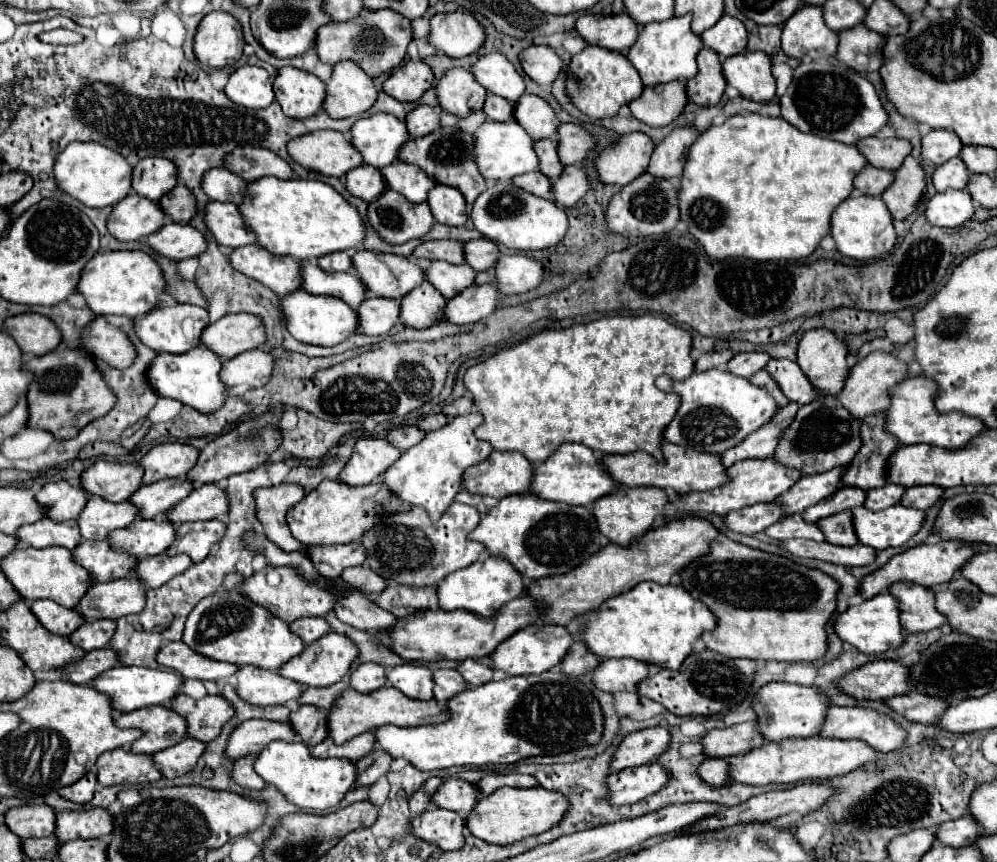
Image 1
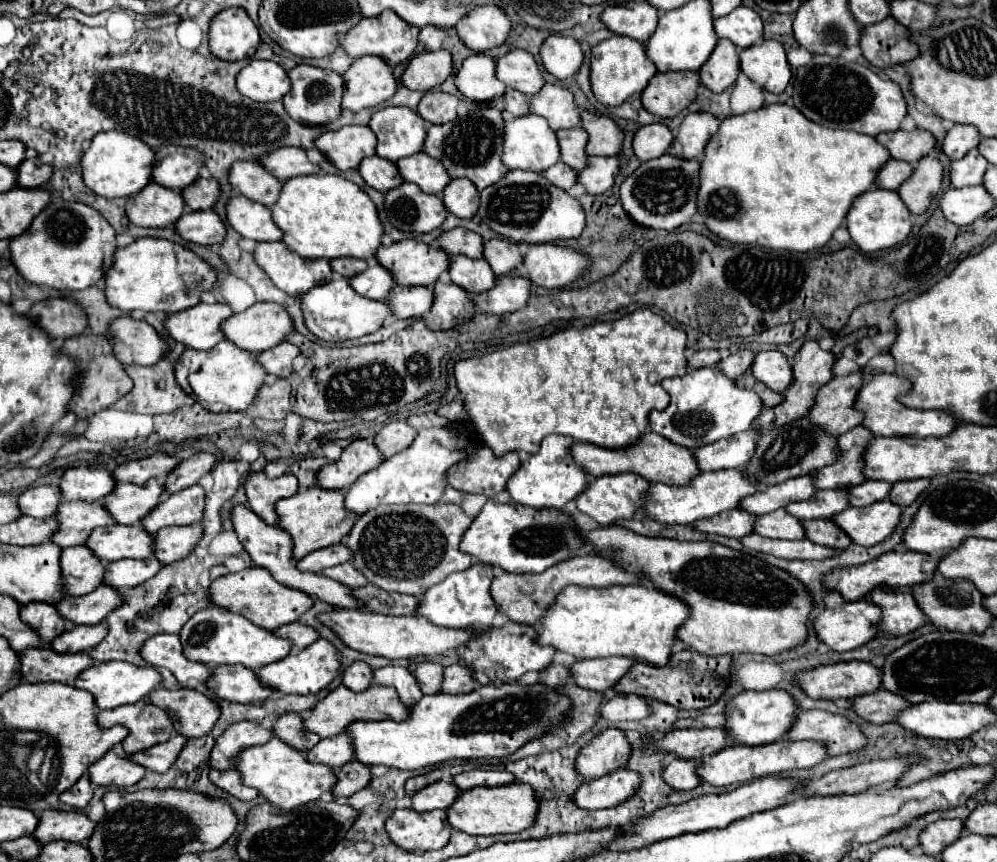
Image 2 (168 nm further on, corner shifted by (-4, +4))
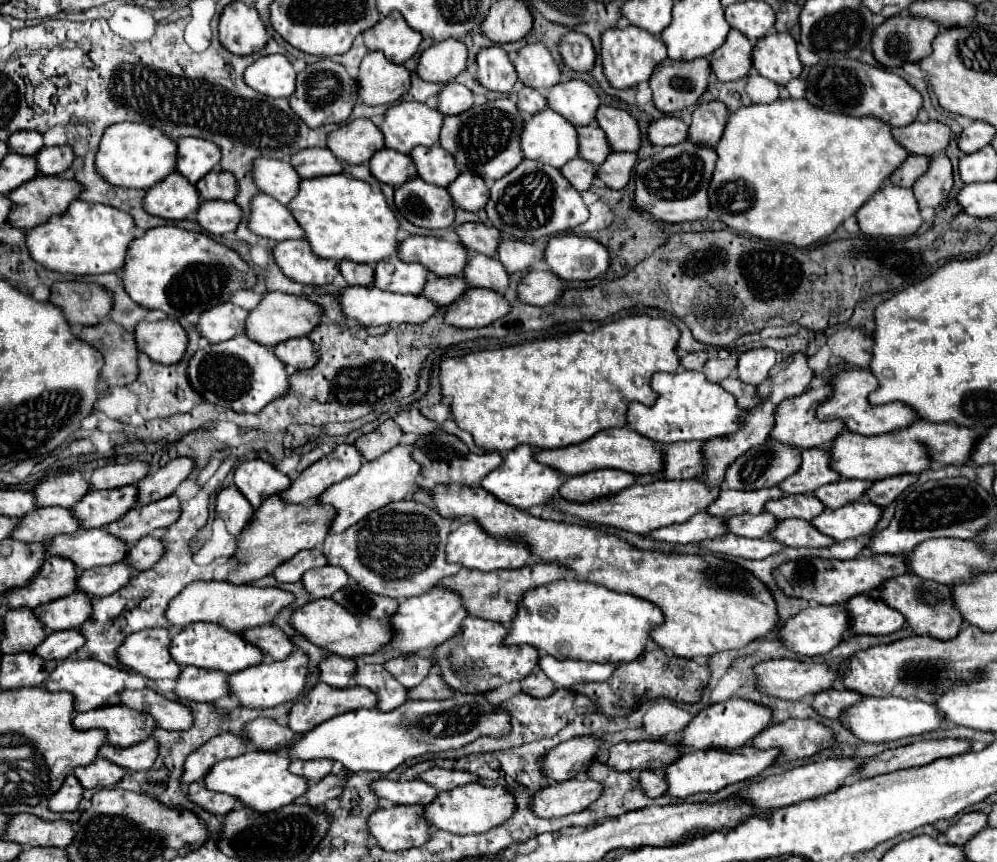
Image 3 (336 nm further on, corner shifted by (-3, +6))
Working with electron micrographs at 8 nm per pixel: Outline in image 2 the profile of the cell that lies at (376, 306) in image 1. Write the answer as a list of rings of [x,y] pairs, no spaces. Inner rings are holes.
[[[393,287],[389,291],[385,303],[393,307],[395,319],[411,319],[423,317],[433,303],[433,289],[427,287]]]

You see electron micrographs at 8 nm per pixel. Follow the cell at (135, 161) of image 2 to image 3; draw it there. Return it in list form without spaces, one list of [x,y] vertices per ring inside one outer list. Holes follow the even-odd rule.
[[[116,123],[104,131],[98,155],[96,155],[96,167],[98,173],[112,185],[132,187],[132,189],[150,189],[152,185],[160,183],[168,173],[174,173],[176,169],[176,141],[168,139],[162,129],[144,125],[144,123]]]

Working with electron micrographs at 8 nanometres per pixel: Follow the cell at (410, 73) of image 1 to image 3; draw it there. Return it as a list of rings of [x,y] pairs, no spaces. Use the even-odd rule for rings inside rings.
[[[446,39],[428,47],[418,61],[416,73],[424,81],[432,83],[448,83],[456,79],[468,61],[468,49],[458,39]]]

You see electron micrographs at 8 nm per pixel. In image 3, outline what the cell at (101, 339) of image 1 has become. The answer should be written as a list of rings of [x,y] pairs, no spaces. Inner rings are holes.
[[[140,321],[136,325],[138,347],[156,363],[178,363],[188,347],[188,333],[178,321]]]

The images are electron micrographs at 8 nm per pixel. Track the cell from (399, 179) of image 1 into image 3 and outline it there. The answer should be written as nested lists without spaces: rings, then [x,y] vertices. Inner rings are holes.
[[[440,145],[416,147],[410,155],[416,161],[418,175],[432,185],[446,187],[460,175],[454,157]]]

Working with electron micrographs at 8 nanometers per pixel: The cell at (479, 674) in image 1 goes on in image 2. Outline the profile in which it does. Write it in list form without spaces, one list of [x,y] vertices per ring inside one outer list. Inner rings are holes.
[[[455,663],[445,667],[445,681],[441,687],[441,693],[469,693],[473,689],[477,689],[479,683],[473,677],[473,669],[465,663]]]

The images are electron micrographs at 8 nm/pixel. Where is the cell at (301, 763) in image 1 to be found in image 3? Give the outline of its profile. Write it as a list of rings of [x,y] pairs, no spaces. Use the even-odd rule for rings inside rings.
[[[250,749],[240,757],[218,761],[206,775],[204,775],[204,787],[214,793],[228,793],[236,797],[240,803],[244,803],[248,809],[258,813],[276,811],[292,801],[296,801],[300,795],[306,793],[308,781],[304,777],[292,775],[288,771],[290,759],[286,755],[266,753],[258,749]]]

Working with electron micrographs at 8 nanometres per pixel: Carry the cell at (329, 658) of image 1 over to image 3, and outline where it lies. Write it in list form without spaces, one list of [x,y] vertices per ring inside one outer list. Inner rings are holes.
[[[296,649],[284,661],[258,663],[248,669],[242,669],[240,673],[228,675],[228,691],[230,691],[230,697],[236,697],[242,707],[248,707],[248,709],[276,707],[280,703],[294,701],[302,693],[306,675],[308,675],[308,657]]]

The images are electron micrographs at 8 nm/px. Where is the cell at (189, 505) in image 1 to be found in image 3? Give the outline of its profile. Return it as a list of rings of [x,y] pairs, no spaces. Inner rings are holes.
[[[170,495],[150,505],[136,505],[136,509],[130,509],[124,517],[120,517],[120,521],[106,525],[106,529],[126,545],[134,545],[136,541],[154,533],[156,529],[172,525],[178,517],[180,517],[180,501]]]

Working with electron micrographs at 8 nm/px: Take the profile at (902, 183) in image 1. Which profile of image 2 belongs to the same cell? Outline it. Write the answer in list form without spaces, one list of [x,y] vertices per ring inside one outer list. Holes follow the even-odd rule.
[[[921,157],[913,169],[913,175],[897,189],[901,201],[907,203],[913,215],[925,213],[931,199],[939,193],[943,179],[941,163],[935,157]]]

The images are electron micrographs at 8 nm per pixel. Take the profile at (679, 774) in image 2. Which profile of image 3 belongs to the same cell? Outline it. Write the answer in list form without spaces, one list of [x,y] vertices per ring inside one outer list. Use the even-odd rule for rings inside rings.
[[[640,771],[638,781],[640,781],[640,787],[644,789],[644,793],[652,799],[664,795],[664,791],[666,791],[664,775],[658,773],[658,771]]]

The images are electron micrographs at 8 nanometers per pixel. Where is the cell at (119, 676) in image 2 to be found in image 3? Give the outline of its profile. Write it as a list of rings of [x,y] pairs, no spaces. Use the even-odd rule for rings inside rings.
[[[64,659],[58,663],[58,667],[52,671],[52,675],[48,677],[48,681],[42,685],[48,691],[68,691],[74,697],[74,711],[92,711],[110,703],[116,703],[114,697],[120,695],[120,691],[124,689],[124,681],[130,673],[126,673],[124,669],[116,669],[116,667],[108,667],[100,661],[74,661],[74,659]]]

